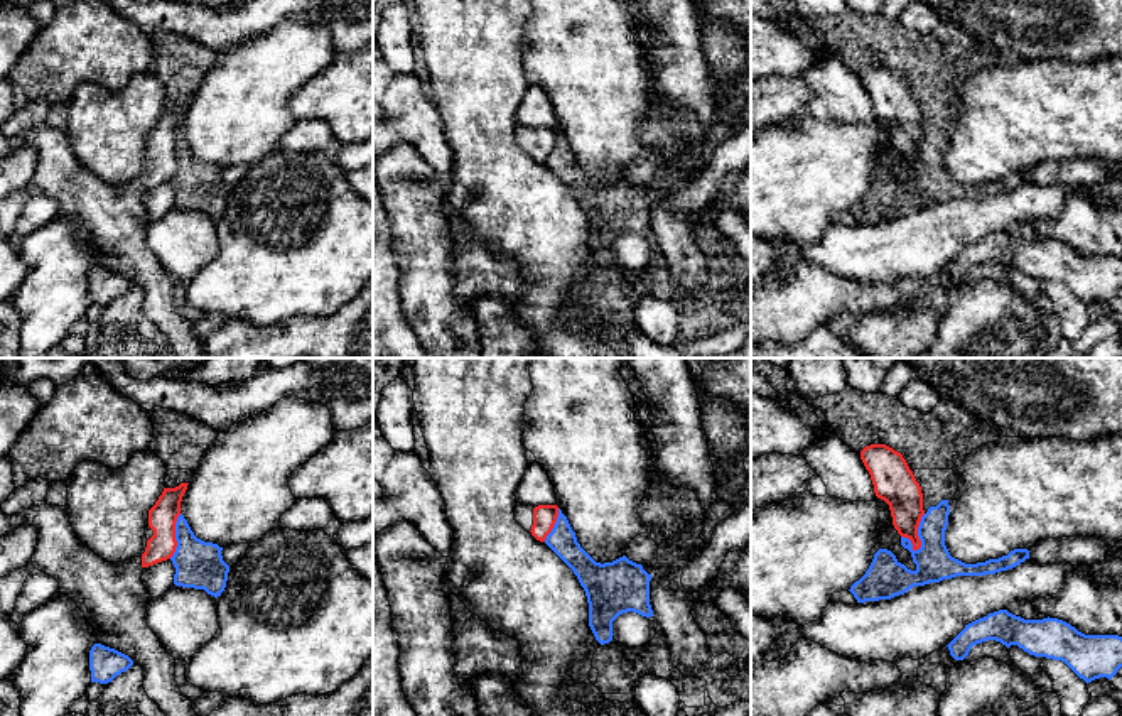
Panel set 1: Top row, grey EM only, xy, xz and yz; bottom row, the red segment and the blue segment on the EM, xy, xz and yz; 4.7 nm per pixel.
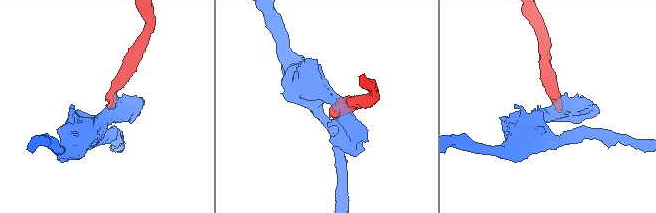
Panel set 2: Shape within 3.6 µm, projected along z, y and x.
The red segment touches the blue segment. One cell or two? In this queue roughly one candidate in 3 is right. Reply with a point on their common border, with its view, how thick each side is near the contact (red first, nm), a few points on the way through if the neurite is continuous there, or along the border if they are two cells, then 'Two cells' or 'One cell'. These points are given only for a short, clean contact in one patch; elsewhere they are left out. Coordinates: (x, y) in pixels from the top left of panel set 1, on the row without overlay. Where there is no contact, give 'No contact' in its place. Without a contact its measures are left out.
Touches red at yz (917, 156). Thickness 190 nm (red) against 190 nm. Boundary: yz (925, 135), (918, 149), (920, 168), (913, 173). Two cells

